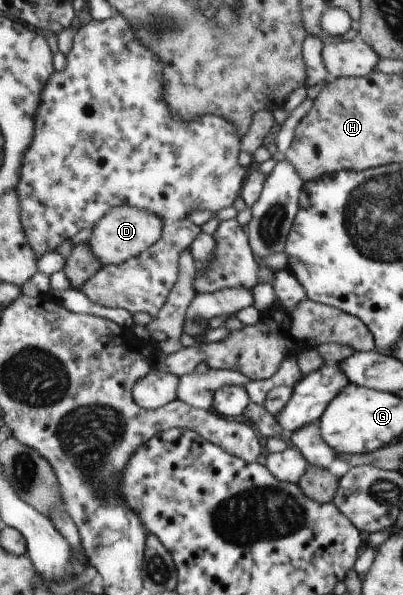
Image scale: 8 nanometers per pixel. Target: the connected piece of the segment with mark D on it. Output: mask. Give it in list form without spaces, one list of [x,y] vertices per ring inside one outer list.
[[[120,205],[109,209],[96,224],[93,225],[87,243],[94,257],[98,257],[101,265],[118,265],[145,252],[152,244],[156,244],[161,237],[164,223],[154,213],[144,209],[136,209],[130,205]]]

